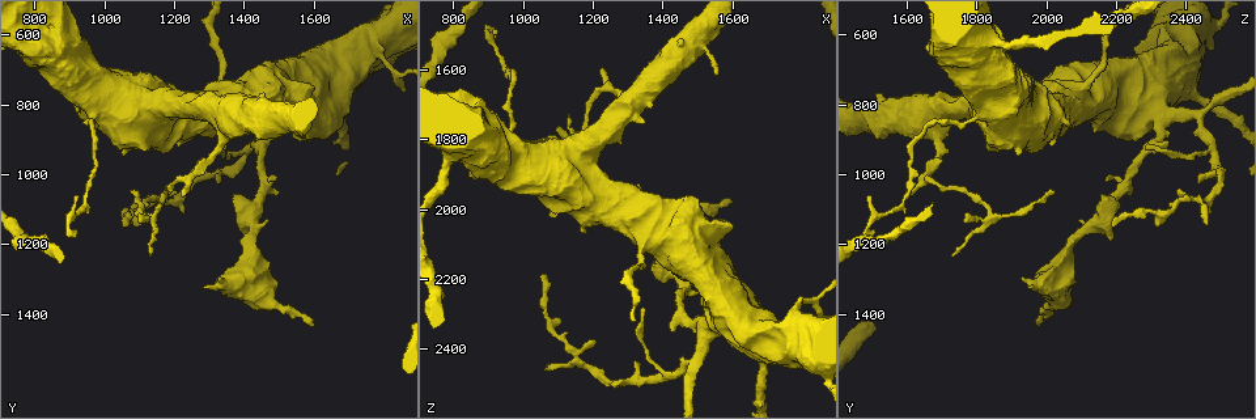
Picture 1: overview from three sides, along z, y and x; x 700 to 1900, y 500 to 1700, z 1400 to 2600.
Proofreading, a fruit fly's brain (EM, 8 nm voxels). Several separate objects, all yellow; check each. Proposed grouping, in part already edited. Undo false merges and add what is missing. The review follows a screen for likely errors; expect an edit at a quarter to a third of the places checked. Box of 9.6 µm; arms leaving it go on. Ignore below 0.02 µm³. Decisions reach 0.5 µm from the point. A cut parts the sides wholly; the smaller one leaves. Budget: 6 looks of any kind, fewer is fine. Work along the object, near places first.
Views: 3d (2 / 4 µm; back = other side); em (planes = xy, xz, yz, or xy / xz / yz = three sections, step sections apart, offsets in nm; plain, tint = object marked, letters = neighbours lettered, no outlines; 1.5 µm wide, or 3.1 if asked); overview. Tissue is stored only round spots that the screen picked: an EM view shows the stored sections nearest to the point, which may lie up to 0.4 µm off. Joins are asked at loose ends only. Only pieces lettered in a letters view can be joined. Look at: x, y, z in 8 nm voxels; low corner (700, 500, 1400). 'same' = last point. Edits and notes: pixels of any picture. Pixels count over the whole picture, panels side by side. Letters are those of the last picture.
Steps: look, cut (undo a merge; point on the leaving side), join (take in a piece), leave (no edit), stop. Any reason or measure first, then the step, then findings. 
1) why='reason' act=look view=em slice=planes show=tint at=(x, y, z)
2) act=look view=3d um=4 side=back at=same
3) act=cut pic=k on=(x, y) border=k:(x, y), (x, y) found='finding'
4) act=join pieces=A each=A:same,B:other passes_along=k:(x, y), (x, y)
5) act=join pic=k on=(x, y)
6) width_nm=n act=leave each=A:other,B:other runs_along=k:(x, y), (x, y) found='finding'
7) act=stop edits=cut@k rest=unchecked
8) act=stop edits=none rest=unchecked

why='calibre changes' act=look view=3d um=4 at=(780, 630, 1880)

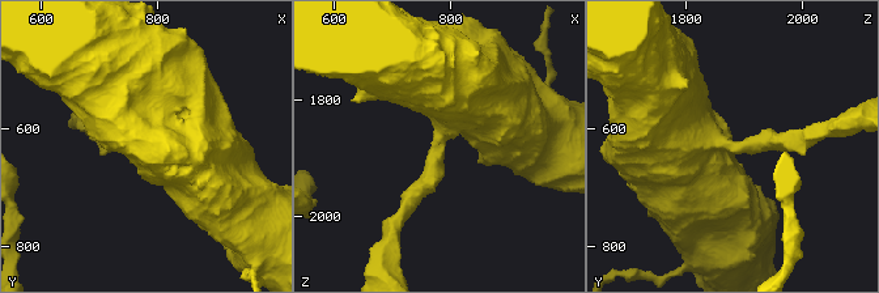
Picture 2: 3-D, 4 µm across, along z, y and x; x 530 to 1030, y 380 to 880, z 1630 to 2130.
arm_widths_nm=240,950 act=look view=em slice=xz step=8 show=tint at=(780, 635, 1885)

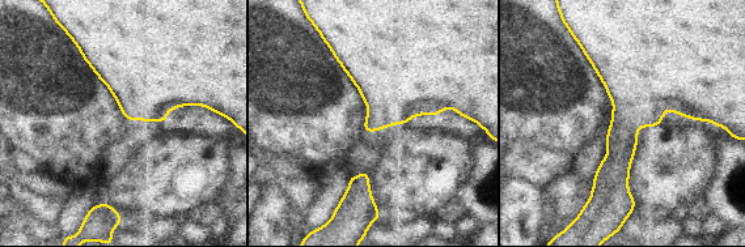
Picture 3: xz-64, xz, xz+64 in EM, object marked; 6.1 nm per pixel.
act=look view=em slice=planes show=letters at=same

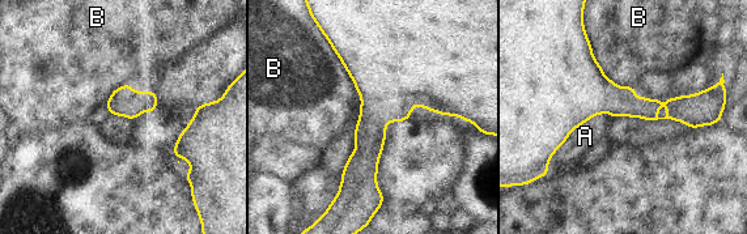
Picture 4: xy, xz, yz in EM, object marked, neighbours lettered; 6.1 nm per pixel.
longest_contact=B:440nm act=leave each=A:other,B:other runs_along=4:(365, 68), (370, 135), (357, 221) found='continuous, no second neuron'

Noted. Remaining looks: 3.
why='free end' act=look view=3d um=4 at=(1540, 660, 2240)

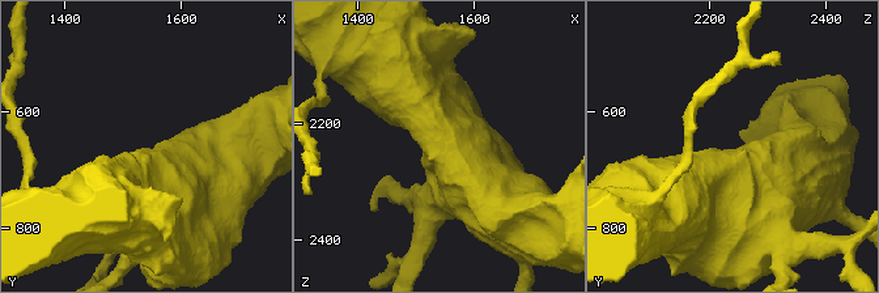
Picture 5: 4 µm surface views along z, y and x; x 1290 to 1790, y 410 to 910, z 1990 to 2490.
why='shape alone is not enough' act=look view=em slice=xz step=4 show=tint at=(1550, 670, 2245)

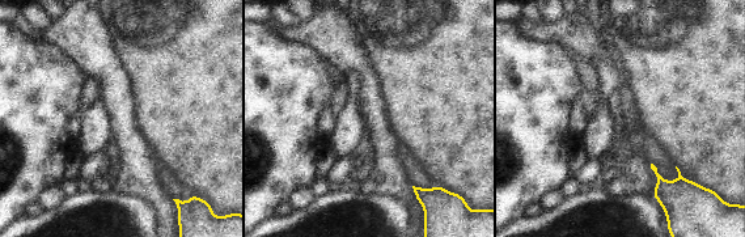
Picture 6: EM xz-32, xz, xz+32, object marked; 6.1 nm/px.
why='cut it another way' act=look view=em slice=planes show=letters at=same

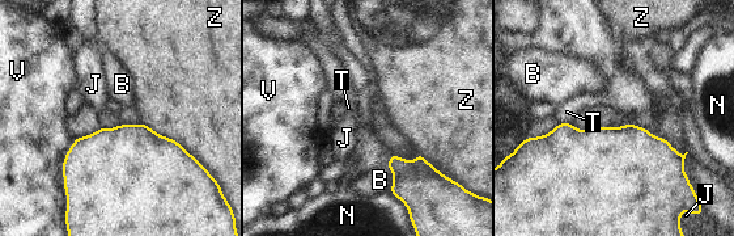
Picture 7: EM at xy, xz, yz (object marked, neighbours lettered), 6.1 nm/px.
longest_contact=Z:460nm act=leave each=B:other,J:other,N:other,T:other,V:other,Z:other found='no lettered piece goes on from it'

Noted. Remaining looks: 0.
act=stop edits=none rest=unchecked

